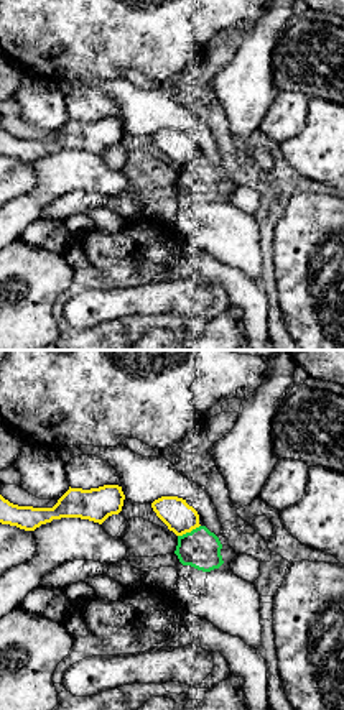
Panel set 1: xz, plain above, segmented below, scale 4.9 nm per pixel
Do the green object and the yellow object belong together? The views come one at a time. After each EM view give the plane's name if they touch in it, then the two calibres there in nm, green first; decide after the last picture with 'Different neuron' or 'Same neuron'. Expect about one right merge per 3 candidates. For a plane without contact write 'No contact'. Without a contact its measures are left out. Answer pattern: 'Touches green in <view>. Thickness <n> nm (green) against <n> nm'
Touches green in xz. Thickness 190 nm (green) against 150 nm

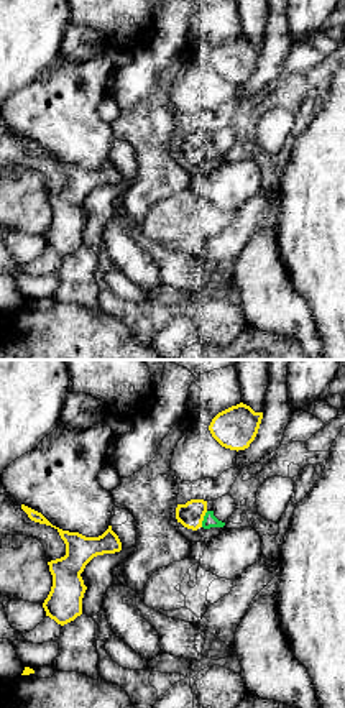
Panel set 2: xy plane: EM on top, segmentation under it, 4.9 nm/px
Touches green in xy. Thickness 70 nm (green) against 130 nm

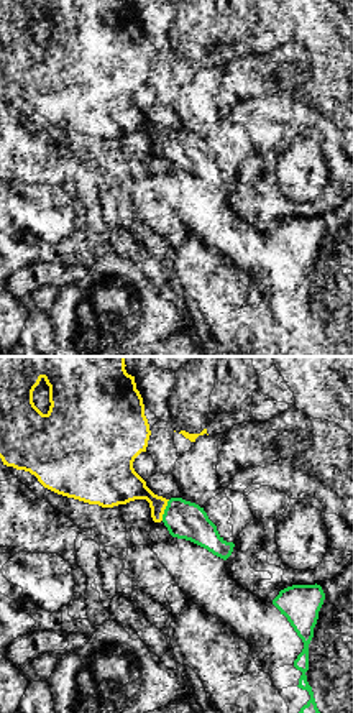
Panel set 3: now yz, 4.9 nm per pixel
Touches green in yz. Thickness 190 nm (green) against 190 nm

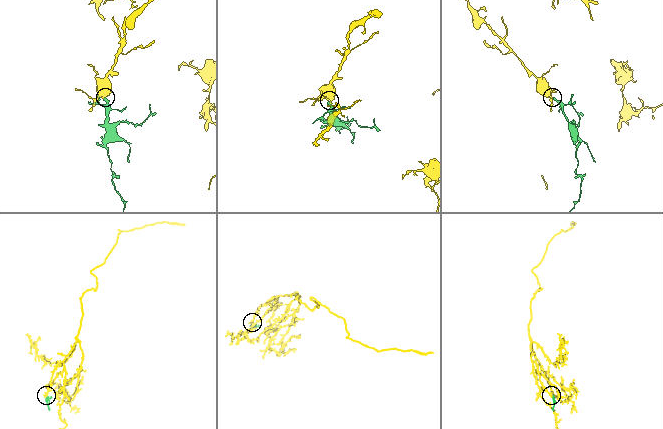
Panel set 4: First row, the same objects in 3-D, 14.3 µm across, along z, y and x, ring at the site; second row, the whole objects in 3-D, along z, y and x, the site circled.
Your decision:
Same neuron

